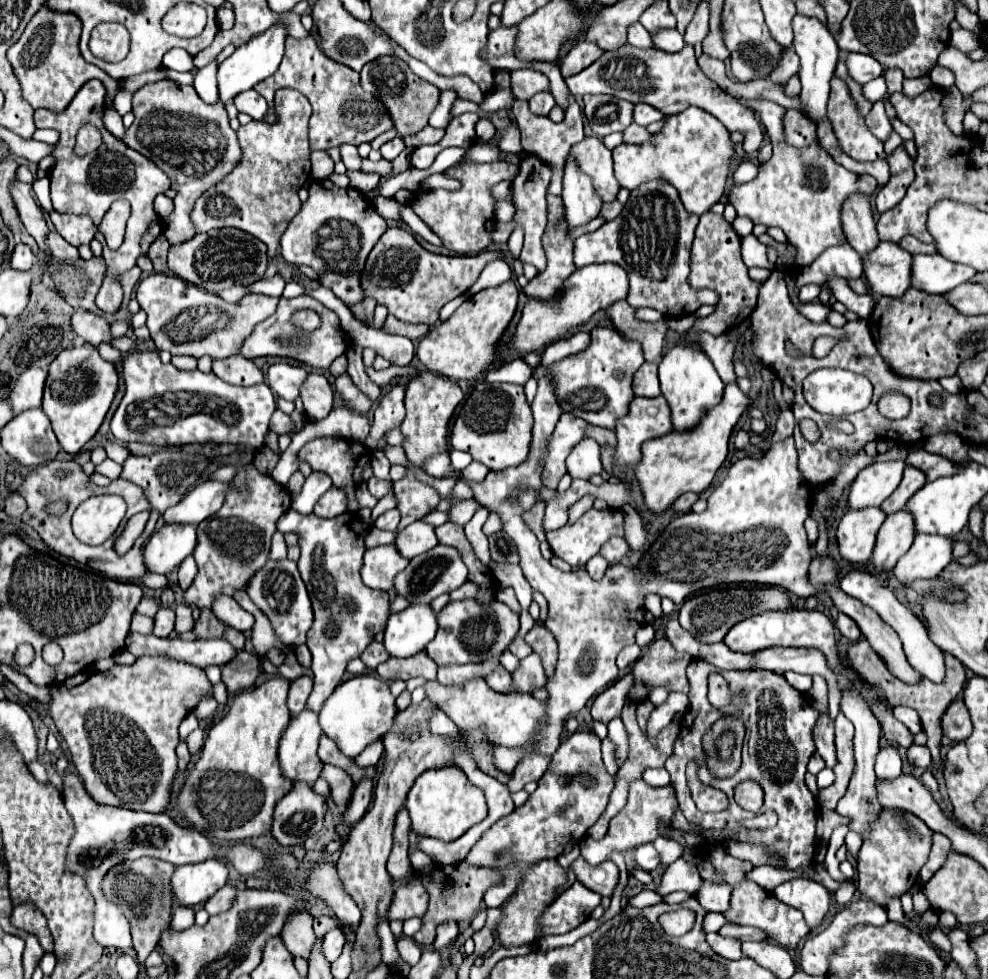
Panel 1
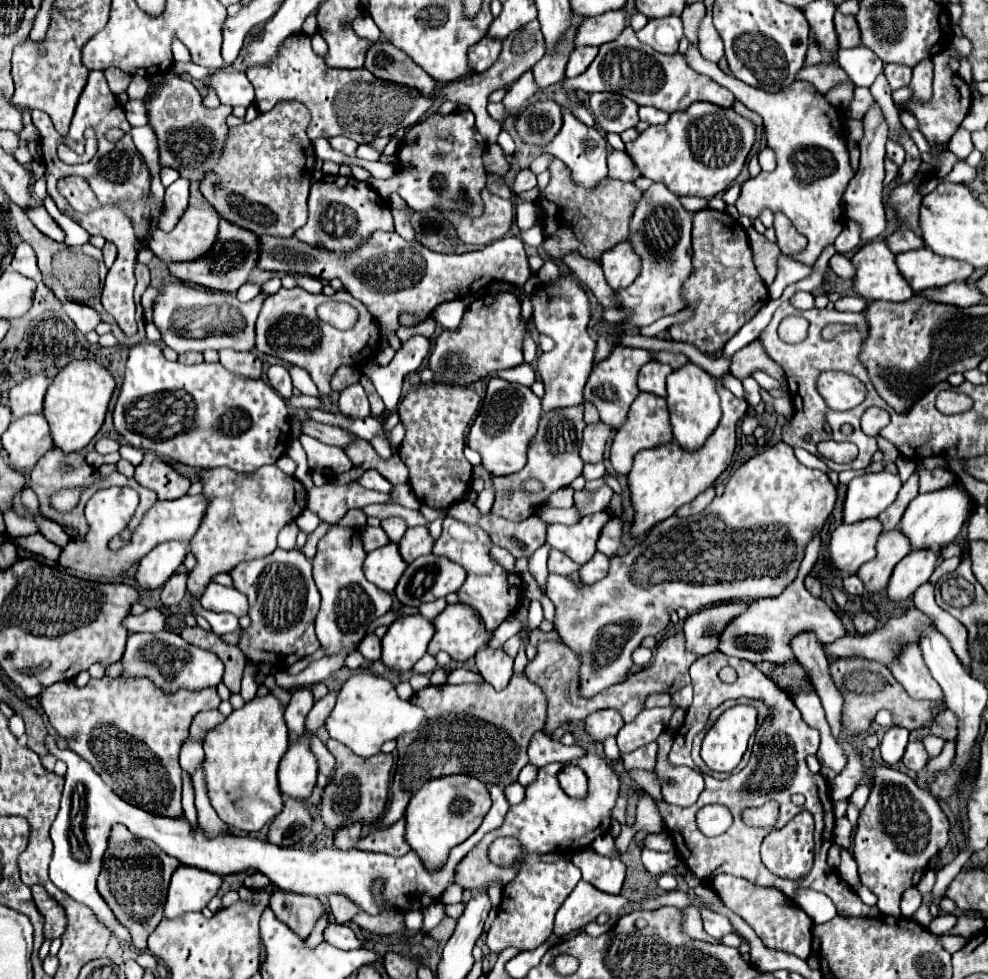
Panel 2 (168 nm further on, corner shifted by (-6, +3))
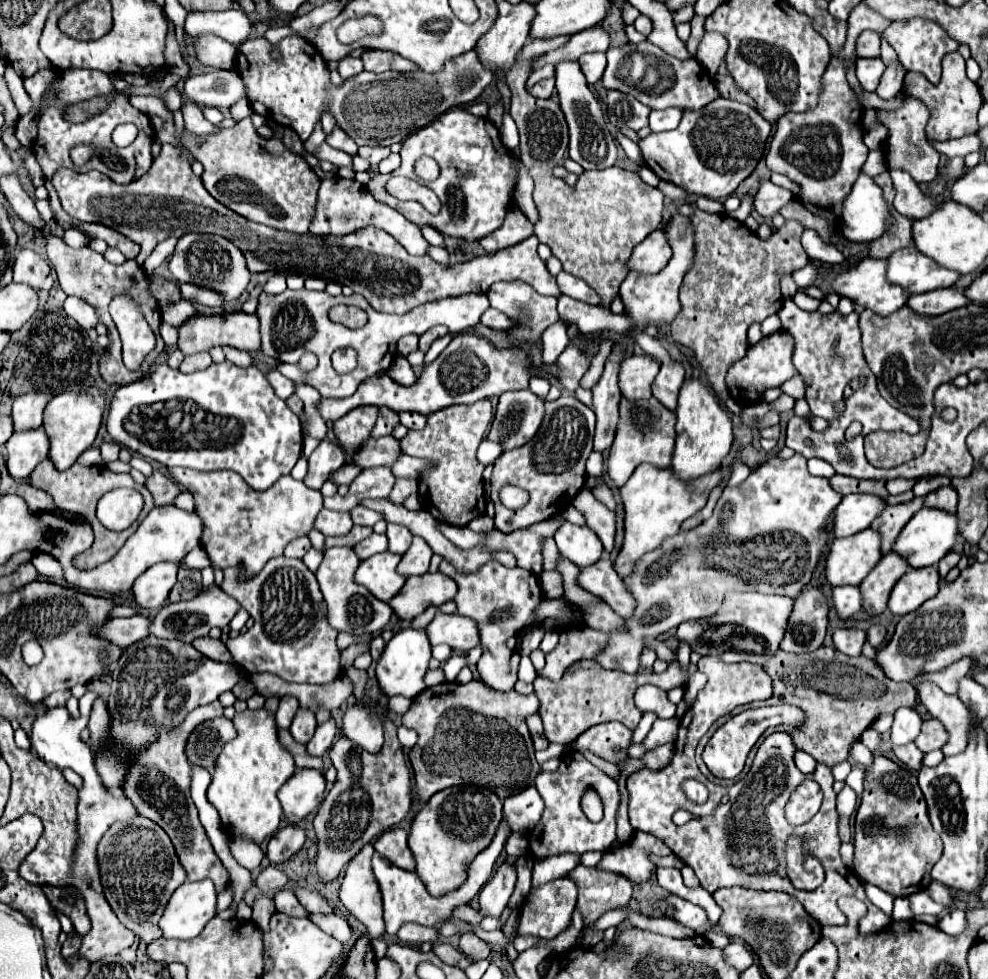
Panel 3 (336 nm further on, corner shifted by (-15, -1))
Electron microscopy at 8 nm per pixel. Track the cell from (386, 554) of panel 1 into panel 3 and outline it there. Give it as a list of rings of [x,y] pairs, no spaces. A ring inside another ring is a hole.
[[[391,551],[379,553],[371,559],[361,561],[355,581],[363,587],[367,587],[377,599],[389,601],[405,583],[405,575],[397,573],[401,555],[395,555]]]

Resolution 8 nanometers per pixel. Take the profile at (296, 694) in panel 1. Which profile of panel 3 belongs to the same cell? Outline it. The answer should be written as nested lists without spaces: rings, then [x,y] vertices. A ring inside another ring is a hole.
[[[299,707],[295,717],[293,717],[293,723],[289,727],[291,735],[295,741],[299,743],[309,743],[309,739],[313,737],[313,731],[317,727],[317,721],[315,721],[315,713],[311,709],[303,709]]]

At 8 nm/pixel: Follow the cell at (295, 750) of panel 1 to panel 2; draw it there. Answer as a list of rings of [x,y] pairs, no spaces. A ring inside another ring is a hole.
[[[308,731],[302,737],[298,737],[298,741],[294,741],[288,747],[286,755],[280,761],[278,783],[282,795],[286,797],[308,799],[312,795],[312,789],[316,787],[318,764],[310,751],[308,737]]]

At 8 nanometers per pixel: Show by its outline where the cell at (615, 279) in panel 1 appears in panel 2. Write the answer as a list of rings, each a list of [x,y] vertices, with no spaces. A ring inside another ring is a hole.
[[[630,241],[618,243],[602,255],[602,269],[612,289],[628,287],[640,275],[640,255],[632,249]]]

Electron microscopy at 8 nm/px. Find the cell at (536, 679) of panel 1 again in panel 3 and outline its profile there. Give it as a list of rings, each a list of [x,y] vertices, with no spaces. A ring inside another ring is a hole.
[[[471,681],[467,685],[441,683],[425,689],[423,695],[417,695],[409,711],[403,715],[403,725],[417,731],[419,735],[419,741],[409,751],[419,803],[421,805],[427,803],[429,797],[441,789],[463,783],[485,789],[489,787],[499,799],[507,799],[509,795],[515,795],[533,785],[539,773],[539,763],[535,759],[535,749],[525,719],[537,711],[539,711],[539,699],[535,697],[535,693],[531,695],[521,695],[517,691],[503,693],[487,687],[483,681]]]

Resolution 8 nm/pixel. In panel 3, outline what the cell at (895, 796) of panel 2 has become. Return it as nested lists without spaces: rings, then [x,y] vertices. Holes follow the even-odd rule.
[[[875,755],[873,769],[865,773],[865,793],[855,817],[853,871],[861,881],[873,883],[891,897],[909,897],[929,887],[931,867],[943,853],[943,841],[927,819],[927,803],[917,777],[883,755]]]

